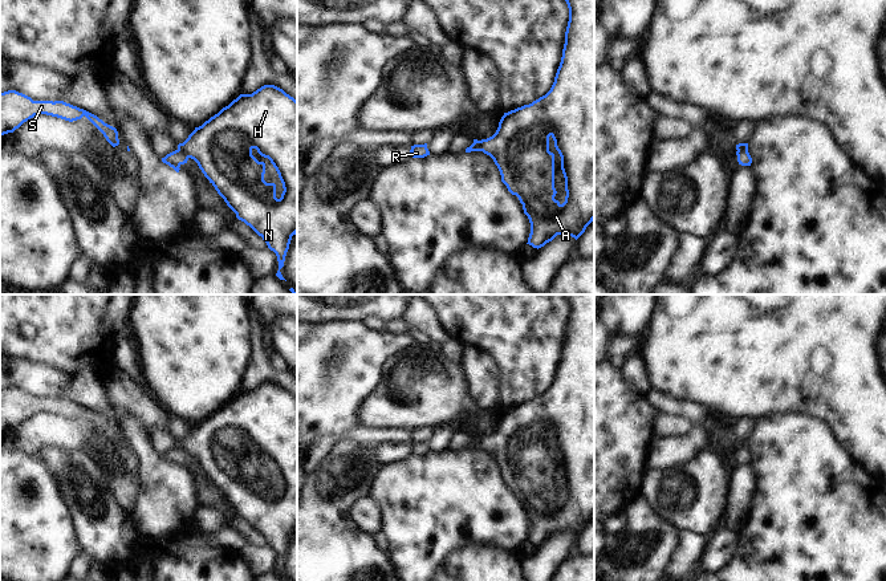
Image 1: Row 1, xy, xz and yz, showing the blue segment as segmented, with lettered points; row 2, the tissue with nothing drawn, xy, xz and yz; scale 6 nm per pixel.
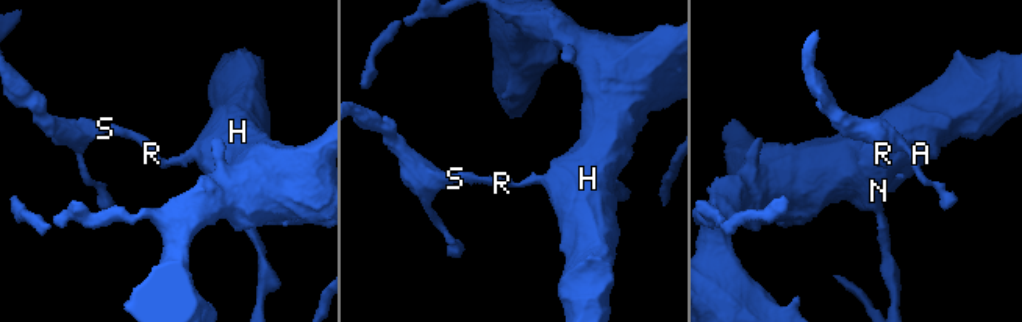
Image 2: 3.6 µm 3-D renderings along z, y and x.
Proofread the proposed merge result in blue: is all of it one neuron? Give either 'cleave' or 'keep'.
cleave

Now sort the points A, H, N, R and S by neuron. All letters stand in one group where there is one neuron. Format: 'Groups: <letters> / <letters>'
Groups: A H N / R S.

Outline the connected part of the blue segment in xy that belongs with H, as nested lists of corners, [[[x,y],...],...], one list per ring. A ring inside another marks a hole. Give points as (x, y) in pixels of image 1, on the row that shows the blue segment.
[[[264,85],[252,94],[240,94],[195,127],[178,149],[198,163],[236,218],[261,236],[276,253],[276,276],[285,280],[280,269],[292,236],[297,233],[297,101],[275,85]],[[253,149],[276,168],[284,188],[280,199],[276,198],[276,184],[264,180],[265,163],[252,155]]]

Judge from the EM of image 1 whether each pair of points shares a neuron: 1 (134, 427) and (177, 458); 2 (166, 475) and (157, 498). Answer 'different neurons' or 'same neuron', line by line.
1: different neurons
2: same neuron

